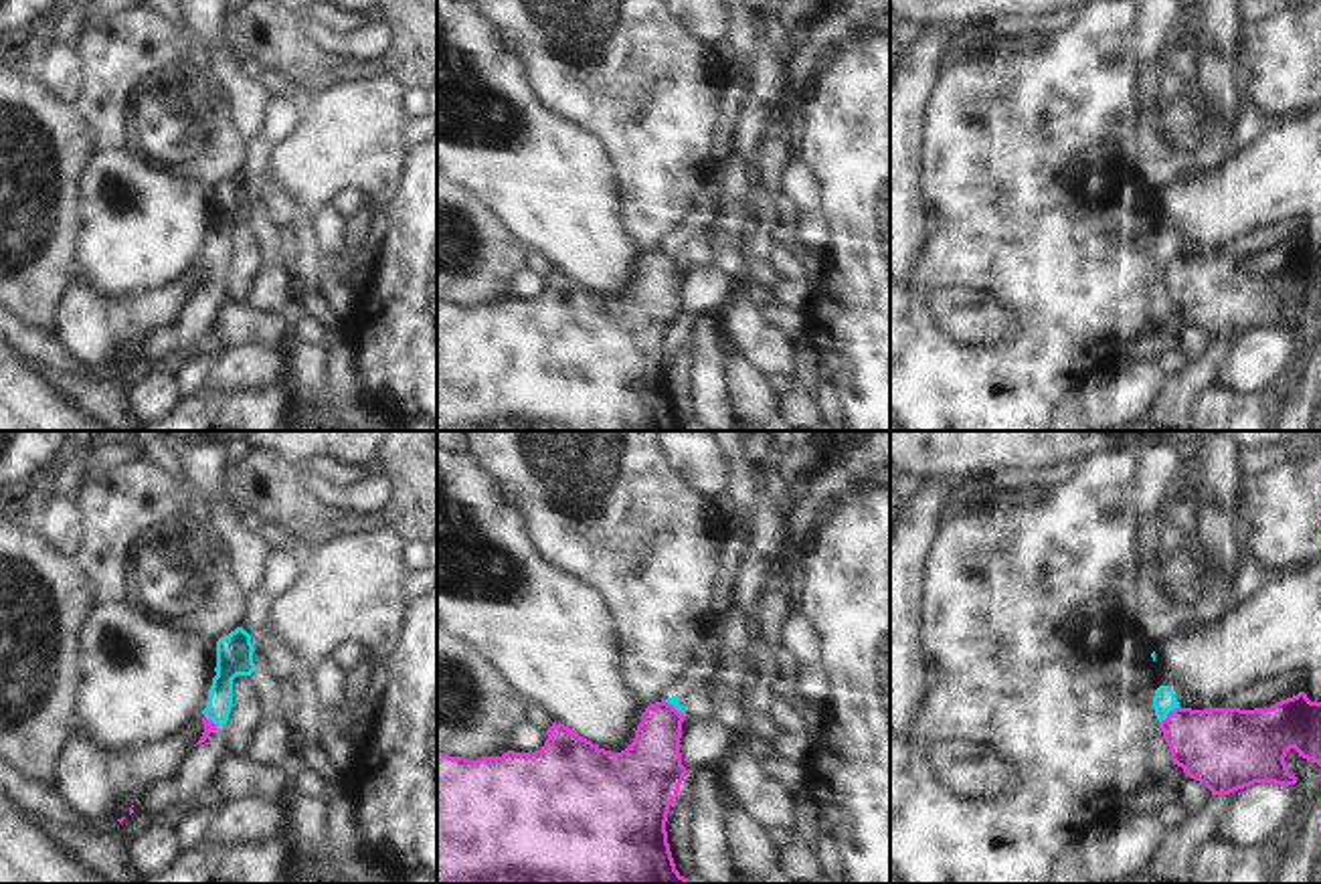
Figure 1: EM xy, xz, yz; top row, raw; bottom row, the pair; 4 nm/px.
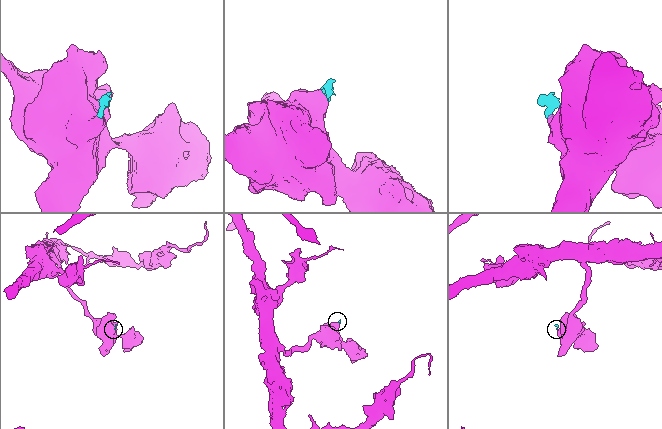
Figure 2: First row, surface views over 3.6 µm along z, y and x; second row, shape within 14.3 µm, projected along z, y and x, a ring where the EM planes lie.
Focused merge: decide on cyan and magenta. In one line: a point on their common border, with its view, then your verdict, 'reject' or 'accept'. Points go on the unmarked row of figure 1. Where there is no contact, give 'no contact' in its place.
meets cyan in yz at (1170, 257); reject

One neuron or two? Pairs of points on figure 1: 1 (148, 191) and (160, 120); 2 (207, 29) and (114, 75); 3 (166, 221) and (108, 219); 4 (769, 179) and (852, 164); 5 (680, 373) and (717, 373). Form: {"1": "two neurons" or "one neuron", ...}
{"1": "two neurons", "2": "two neurons", "3": "one neuron", "4": "two neurons", "5": "two neurons"}

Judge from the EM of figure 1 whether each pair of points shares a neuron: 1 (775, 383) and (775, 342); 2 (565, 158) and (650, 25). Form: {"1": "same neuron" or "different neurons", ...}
{"1": "different neurons", "2": "different neurons"}

